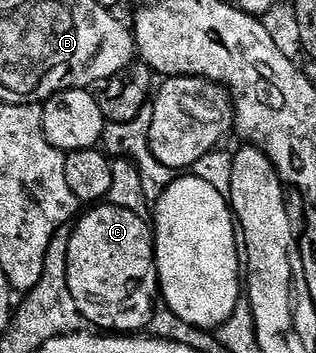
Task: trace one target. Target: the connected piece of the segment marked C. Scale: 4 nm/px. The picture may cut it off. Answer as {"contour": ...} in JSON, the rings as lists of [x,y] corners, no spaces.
{"contour":[[[109,202],[94,206],[87,214],[84,212],[78,218],[80,221],[72,235],[69,235],[73,257],[81,257],[81,271],[73,271],[69,275],[74,295],[61,300],[61,331],[57,331],[59,336],[83,333],[95,328],[115,333],[141,333],[152,323],[157,303],[159,307],[161,290],[154,230],[131,208],[123,205],[118,207]]]}

